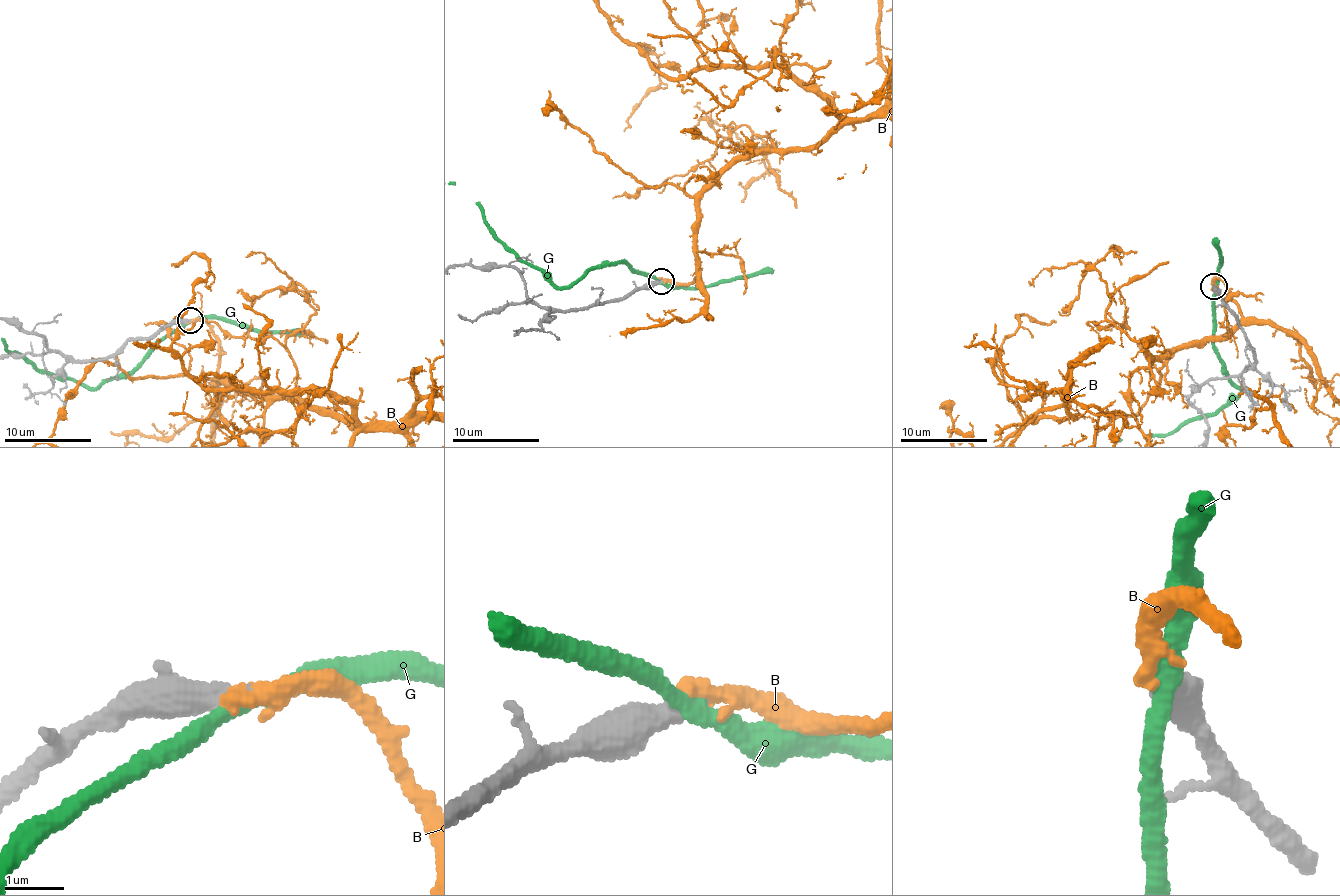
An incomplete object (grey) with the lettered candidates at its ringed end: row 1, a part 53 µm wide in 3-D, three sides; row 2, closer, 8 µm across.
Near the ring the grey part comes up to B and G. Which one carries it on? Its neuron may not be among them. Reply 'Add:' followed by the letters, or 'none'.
Add: B

